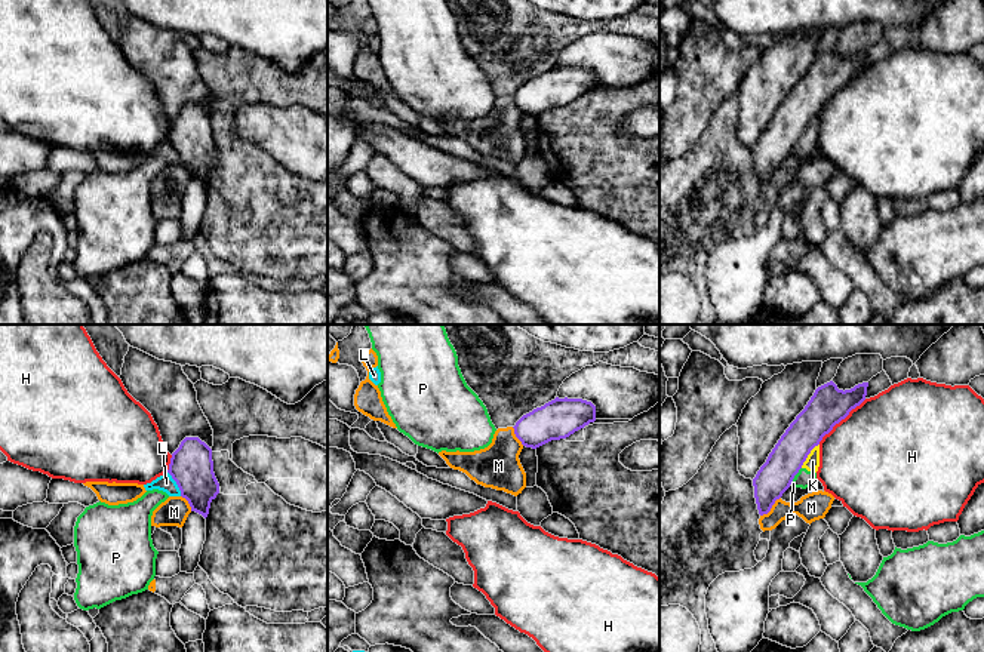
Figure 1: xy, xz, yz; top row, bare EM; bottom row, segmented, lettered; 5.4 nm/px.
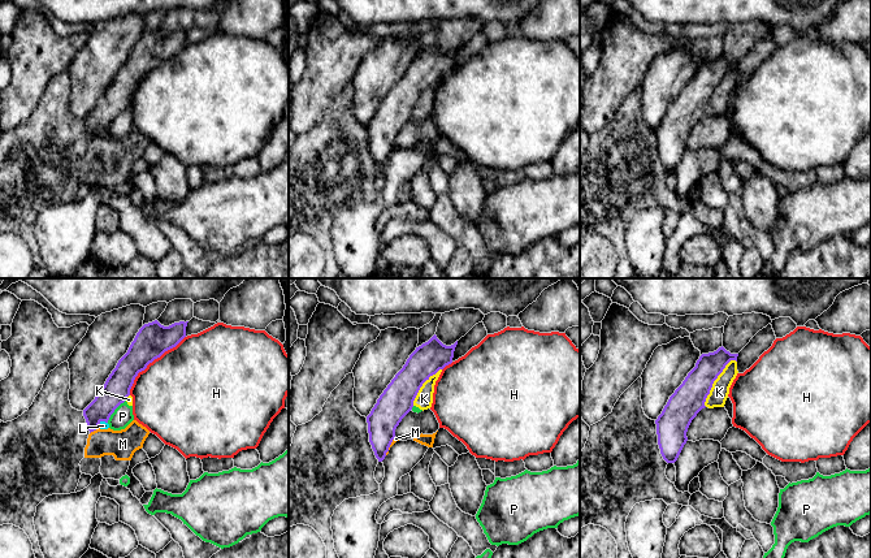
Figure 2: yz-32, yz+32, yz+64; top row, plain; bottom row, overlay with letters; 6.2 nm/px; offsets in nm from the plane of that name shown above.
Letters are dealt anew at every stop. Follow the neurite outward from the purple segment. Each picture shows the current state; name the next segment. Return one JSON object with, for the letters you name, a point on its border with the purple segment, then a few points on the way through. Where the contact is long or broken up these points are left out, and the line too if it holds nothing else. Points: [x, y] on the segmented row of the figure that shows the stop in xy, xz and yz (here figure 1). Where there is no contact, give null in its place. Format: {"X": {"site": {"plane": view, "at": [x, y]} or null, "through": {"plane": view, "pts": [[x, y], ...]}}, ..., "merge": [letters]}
{"merge": []}

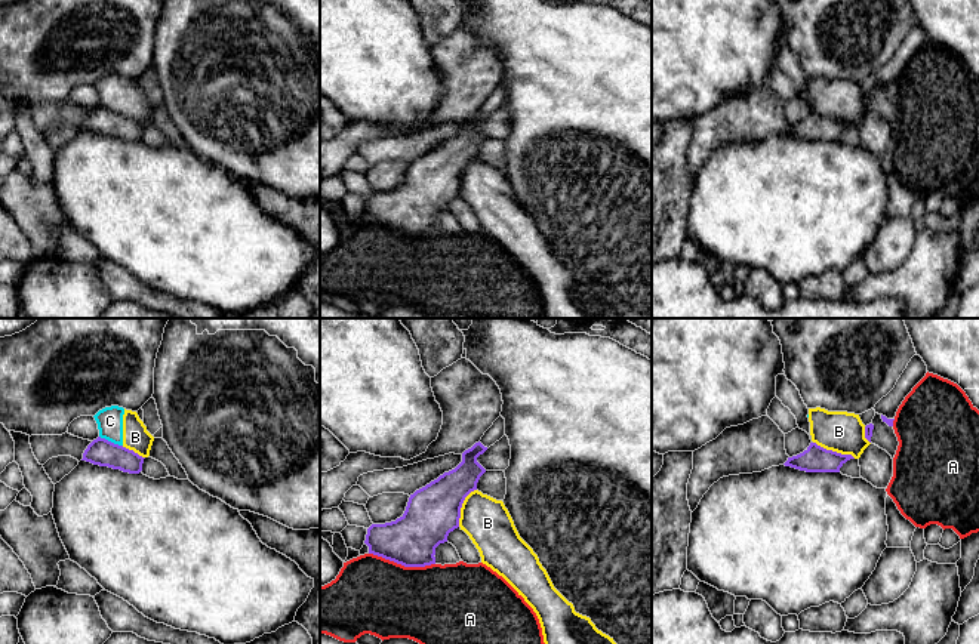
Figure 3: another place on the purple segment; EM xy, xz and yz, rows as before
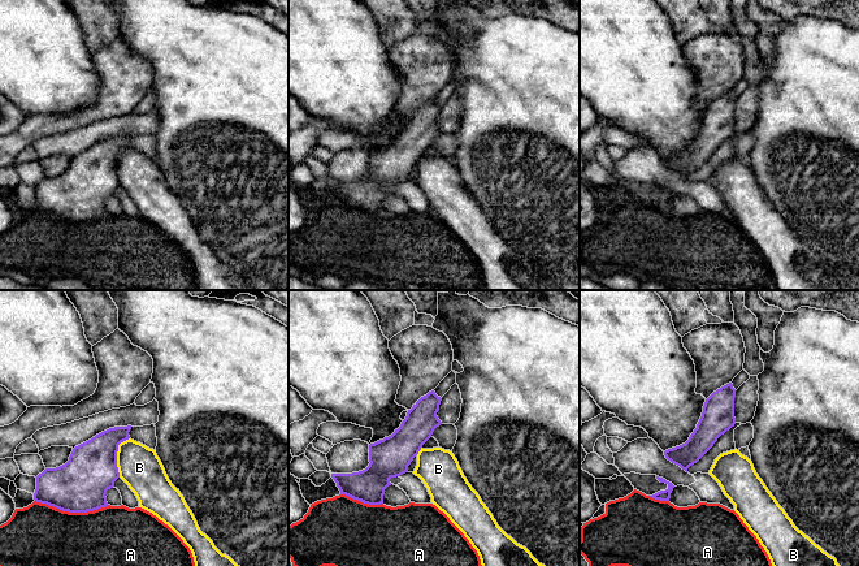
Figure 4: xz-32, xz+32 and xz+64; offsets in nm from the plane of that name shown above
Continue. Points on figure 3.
{"merge": []}

